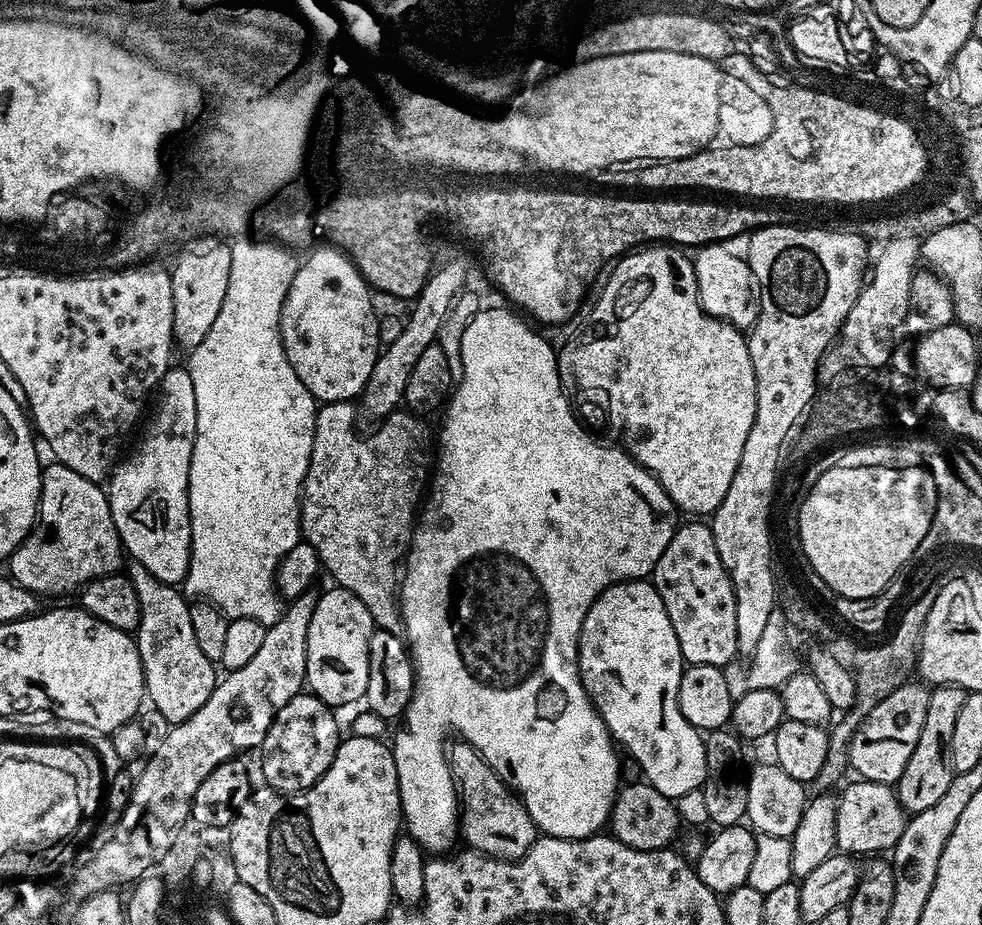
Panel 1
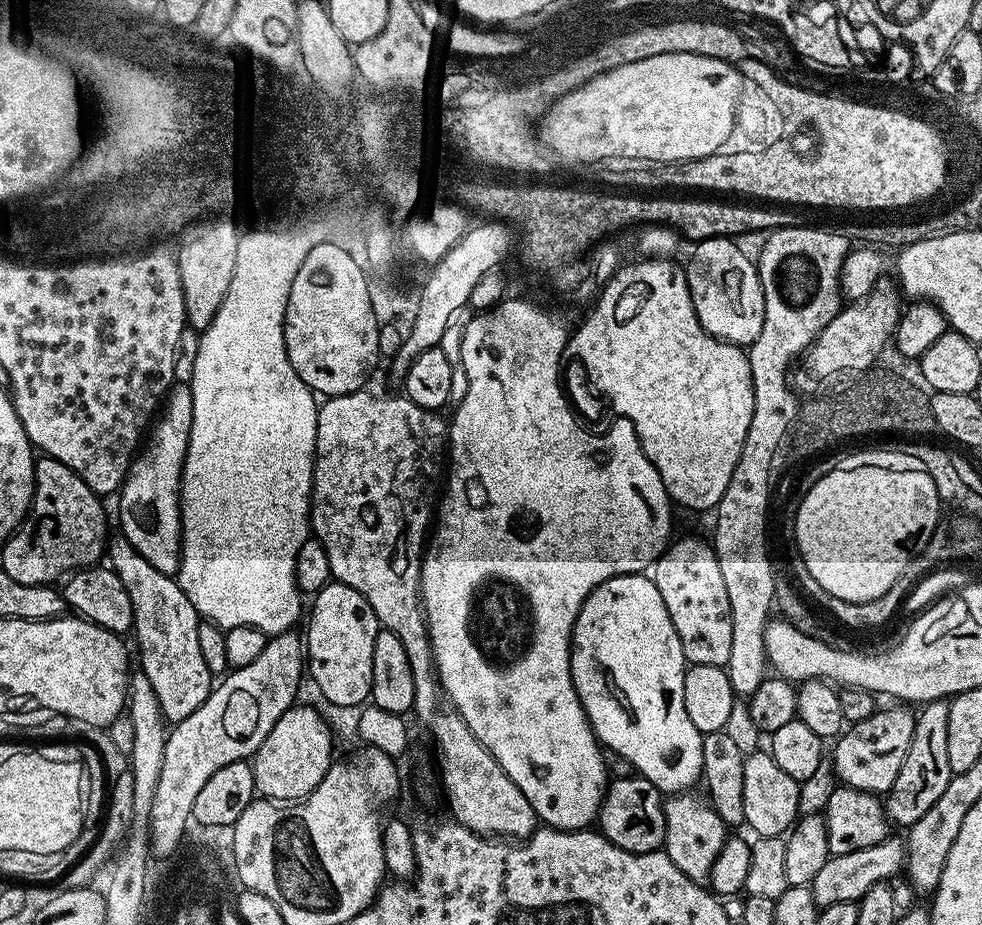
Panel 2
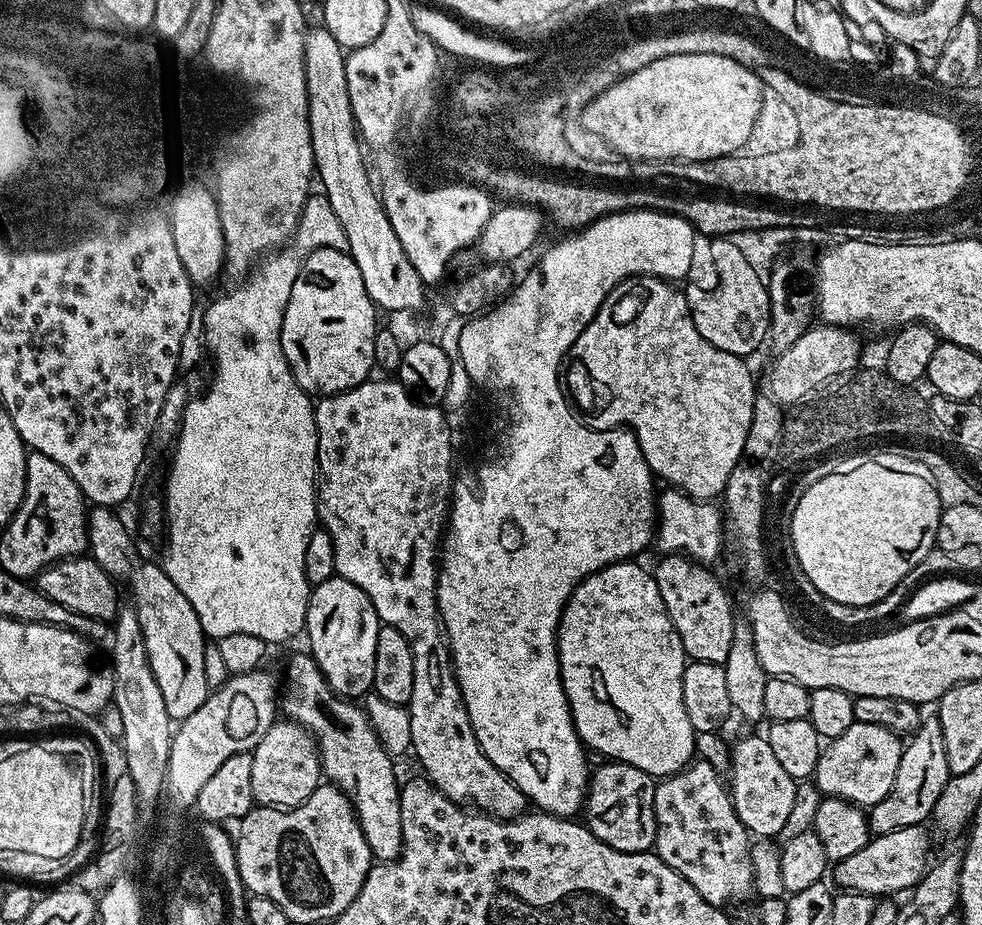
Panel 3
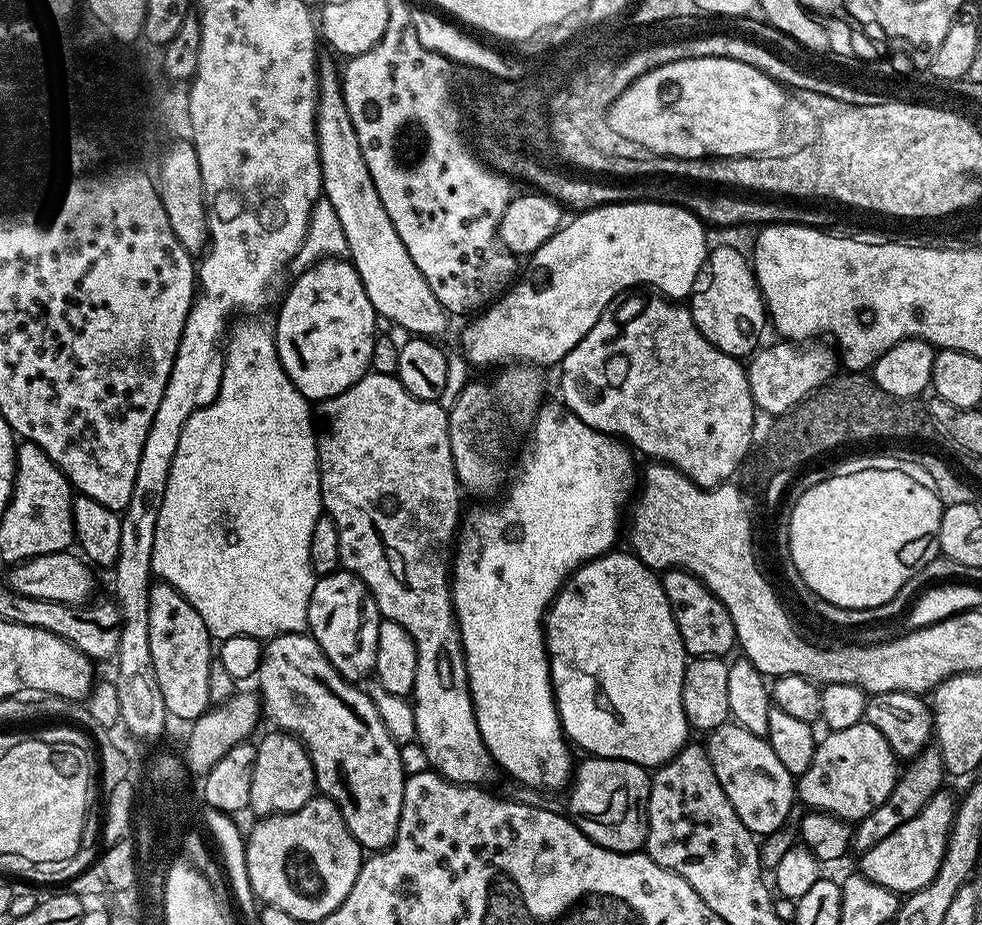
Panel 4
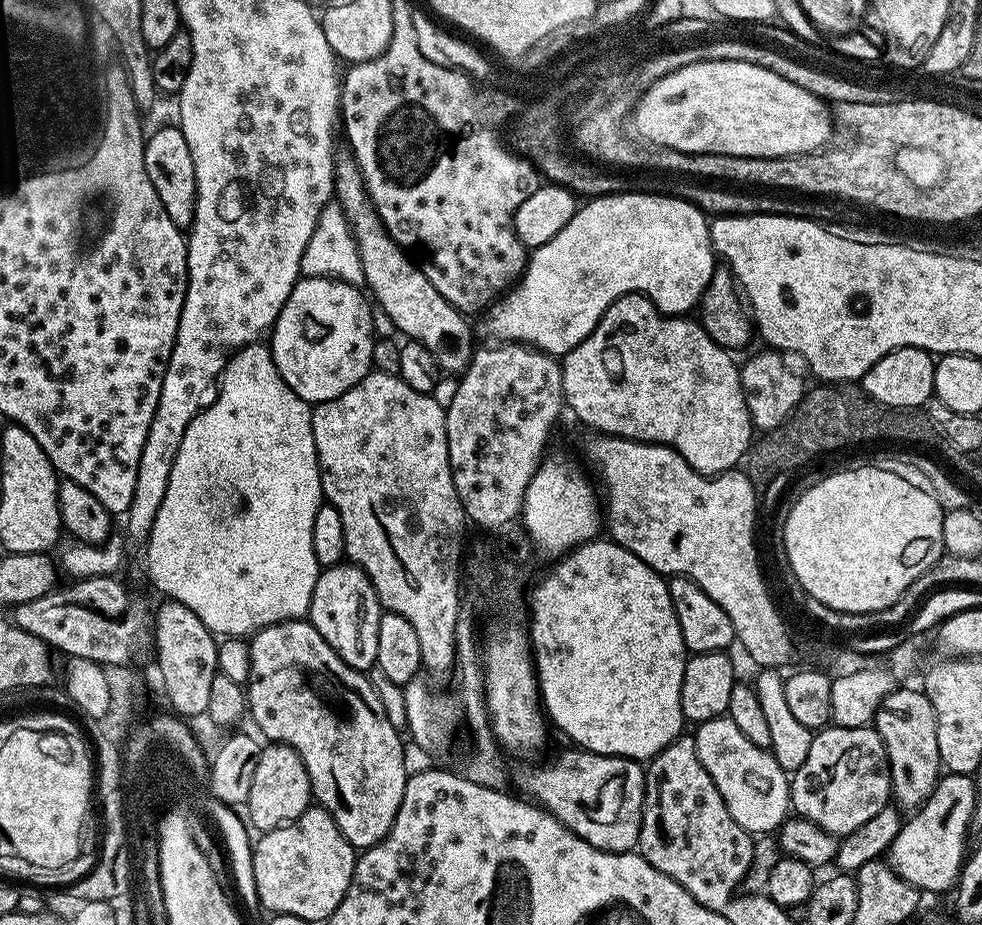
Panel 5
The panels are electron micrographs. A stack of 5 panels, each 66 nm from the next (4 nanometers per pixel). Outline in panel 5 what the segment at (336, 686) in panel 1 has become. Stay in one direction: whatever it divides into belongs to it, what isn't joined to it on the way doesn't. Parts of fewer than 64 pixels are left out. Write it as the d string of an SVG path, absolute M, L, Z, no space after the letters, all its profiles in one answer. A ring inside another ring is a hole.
M341 562L333 568L321 571L314 586L307 619L330 642L330 646L346 662L346 666L367 673L376 663L378 654L378 622L380 621L380 599L370 578L356 564Z

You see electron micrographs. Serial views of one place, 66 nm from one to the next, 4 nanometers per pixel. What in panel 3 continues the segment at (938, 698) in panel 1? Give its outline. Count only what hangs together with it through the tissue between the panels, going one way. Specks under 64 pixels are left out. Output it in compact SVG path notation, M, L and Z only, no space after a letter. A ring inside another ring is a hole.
M925 715L909 740L912 741L903 745L890 794L886 794L882 802L872 805L867 813L868 831L872 836L890 834L894 830L902 830L915 824L923 825L931 817L934 802L938 802L938 794L942 794L948 781L950 773L939 715Z

